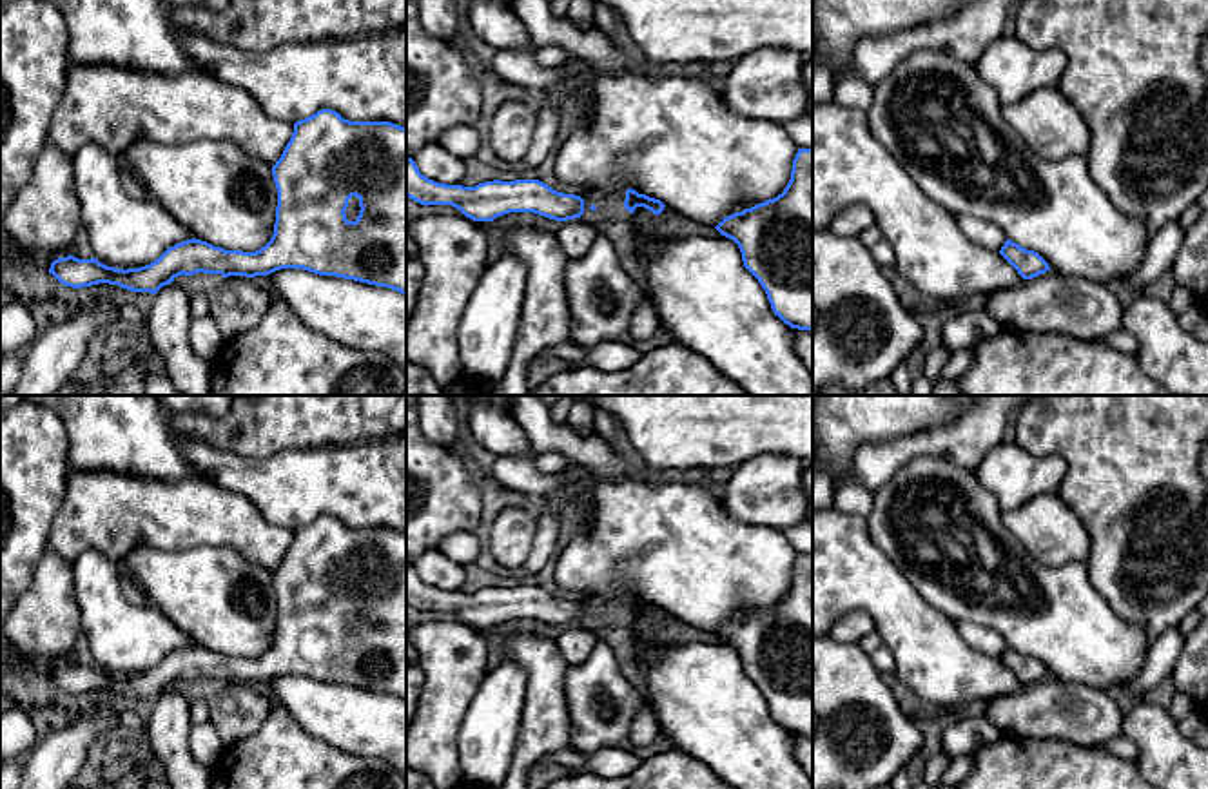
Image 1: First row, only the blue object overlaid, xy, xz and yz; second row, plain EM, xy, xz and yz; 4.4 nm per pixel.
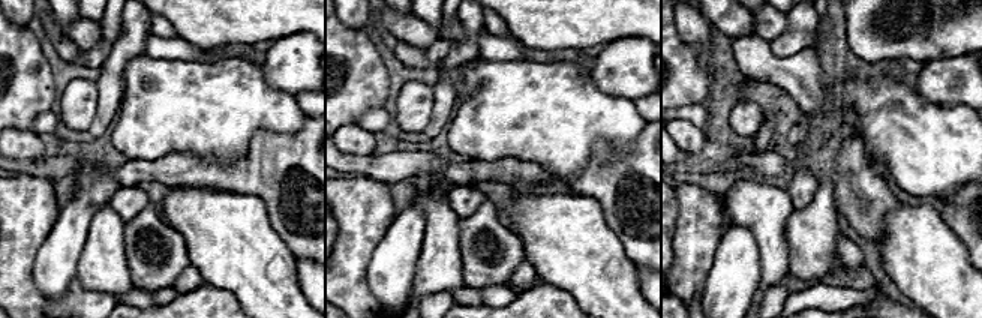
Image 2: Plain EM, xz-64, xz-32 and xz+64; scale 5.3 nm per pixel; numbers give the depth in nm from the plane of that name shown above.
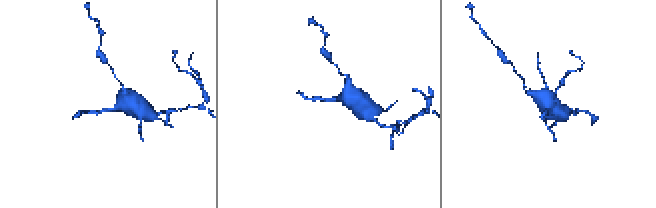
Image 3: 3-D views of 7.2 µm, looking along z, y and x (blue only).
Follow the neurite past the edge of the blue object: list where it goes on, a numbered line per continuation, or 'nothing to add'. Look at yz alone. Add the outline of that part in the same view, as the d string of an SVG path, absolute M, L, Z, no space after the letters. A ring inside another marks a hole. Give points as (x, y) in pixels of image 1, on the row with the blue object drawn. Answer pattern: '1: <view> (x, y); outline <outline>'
nothing to add

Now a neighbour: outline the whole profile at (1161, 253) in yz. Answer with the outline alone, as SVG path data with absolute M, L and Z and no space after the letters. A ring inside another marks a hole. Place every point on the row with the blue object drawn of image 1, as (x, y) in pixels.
M1179 221L1164 225L1150 241L1141 267L1123 279L1132 290L1145 290L1172 268L1181 248L1183 229Z

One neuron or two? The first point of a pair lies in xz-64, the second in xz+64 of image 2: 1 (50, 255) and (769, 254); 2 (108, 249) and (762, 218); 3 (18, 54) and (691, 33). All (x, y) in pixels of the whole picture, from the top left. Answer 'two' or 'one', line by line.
1: two
2: one
3: two

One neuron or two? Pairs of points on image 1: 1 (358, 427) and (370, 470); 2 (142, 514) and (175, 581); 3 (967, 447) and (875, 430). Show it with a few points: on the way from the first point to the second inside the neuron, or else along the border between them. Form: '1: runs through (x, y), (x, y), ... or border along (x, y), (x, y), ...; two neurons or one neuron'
1: border along (338, 443), (349, 445); two neurons
2: border along (202, 546), (153, 548), (136, 545), (122, 563); two neurons
3: border along (949, 425), (866, 445); two neurons

